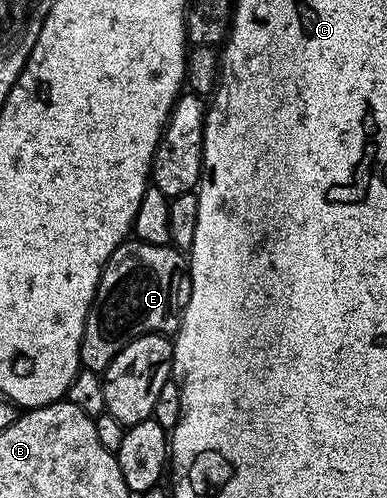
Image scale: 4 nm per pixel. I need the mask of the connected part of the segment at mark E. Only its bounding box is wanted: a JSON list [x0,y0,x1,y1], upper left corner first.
[81,237,191,373]

